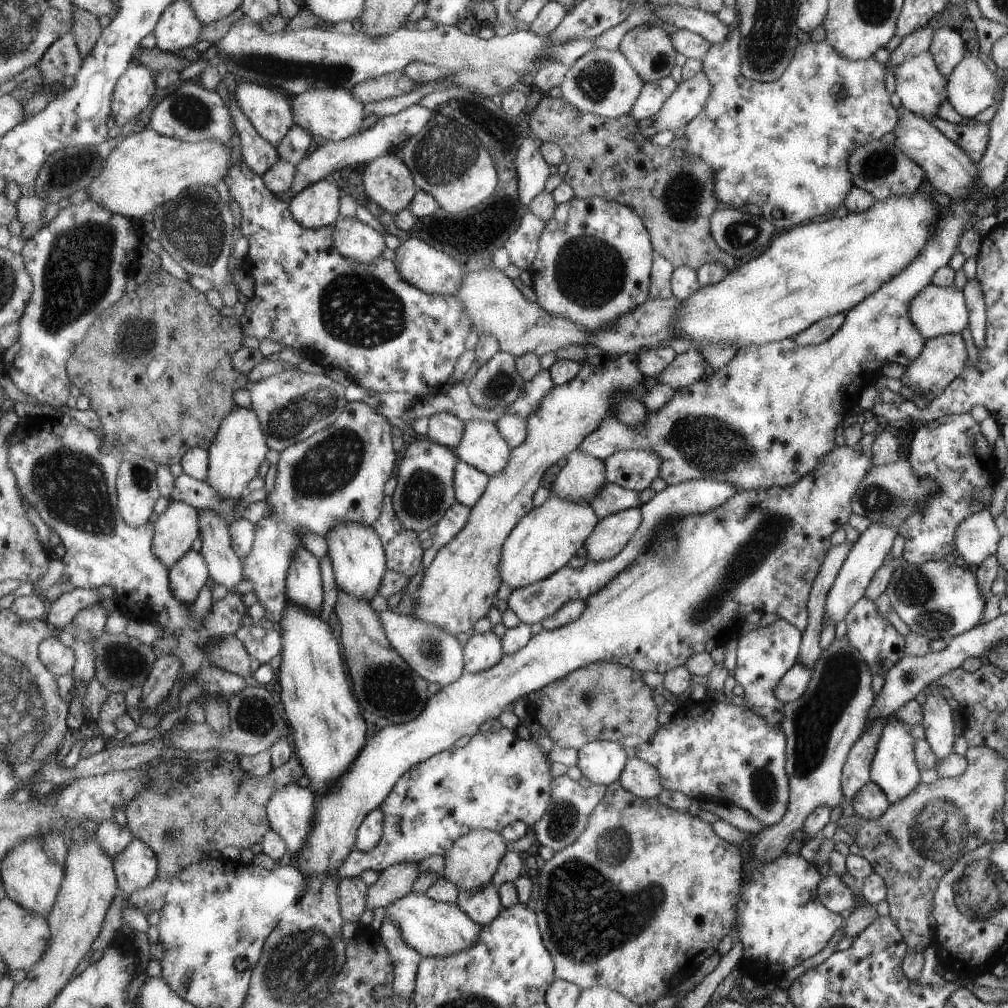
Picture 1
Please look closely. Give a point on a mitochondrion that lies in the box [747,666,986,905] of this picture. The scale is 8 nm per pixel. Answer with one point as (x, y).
(939, 828)

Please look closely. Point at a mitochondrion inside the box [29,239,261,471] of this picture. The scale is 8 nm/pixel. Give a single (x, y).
(137, 336)

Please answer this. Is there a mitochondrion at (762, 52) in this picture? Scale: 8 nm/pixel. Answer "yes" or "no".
yes

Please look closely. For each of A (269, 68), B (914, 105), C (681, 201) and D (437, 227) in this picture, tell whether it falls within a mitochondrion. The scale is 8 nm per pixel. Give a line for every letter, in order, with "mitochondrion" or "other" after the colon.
A: mitochondrion
B: other
C: mitochondrion
D: other

